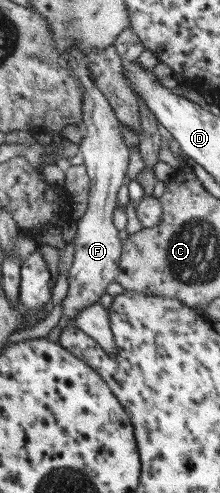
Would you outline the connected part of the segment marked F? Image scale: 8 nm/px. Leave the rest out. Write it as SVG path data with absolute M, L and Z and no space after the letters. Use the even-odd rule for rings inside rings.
M77 45L69 51L68 62L73 72L80 79L80 86L84 89L83 113L84 135L80 143L80 155L88 168L91 179L89 194L89 208L83 219L78 222L77 234L73 238L75 254L72 266L68 271L68 294L62 300L68 324L75 324L77 315L89 305L98 302L107 293L109 284L119 273L118 260L122 243L117 237L118 230L111 223L112 212L116 209L116 194L121 186L126 184L126 168L128 165L129 149L121 135L122 126L111 109L111 102L99 89L93 71L89 67L88 54L81 51Z

